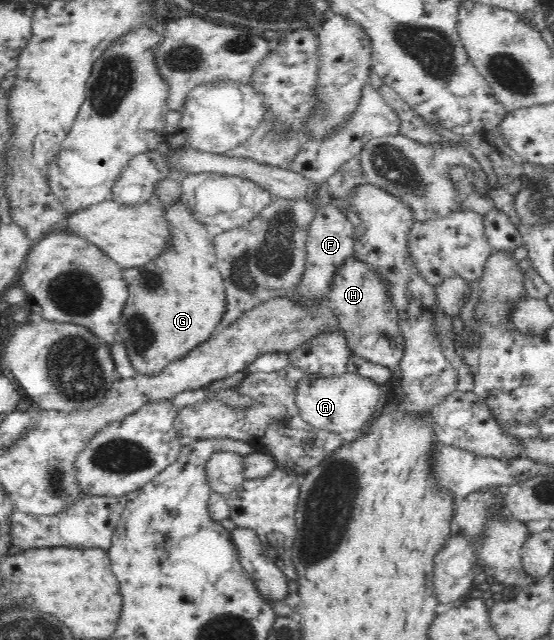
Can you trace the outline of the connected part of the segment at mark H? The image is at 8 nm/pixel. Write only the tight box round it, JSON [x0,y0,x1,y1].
[325,256,404,370]

